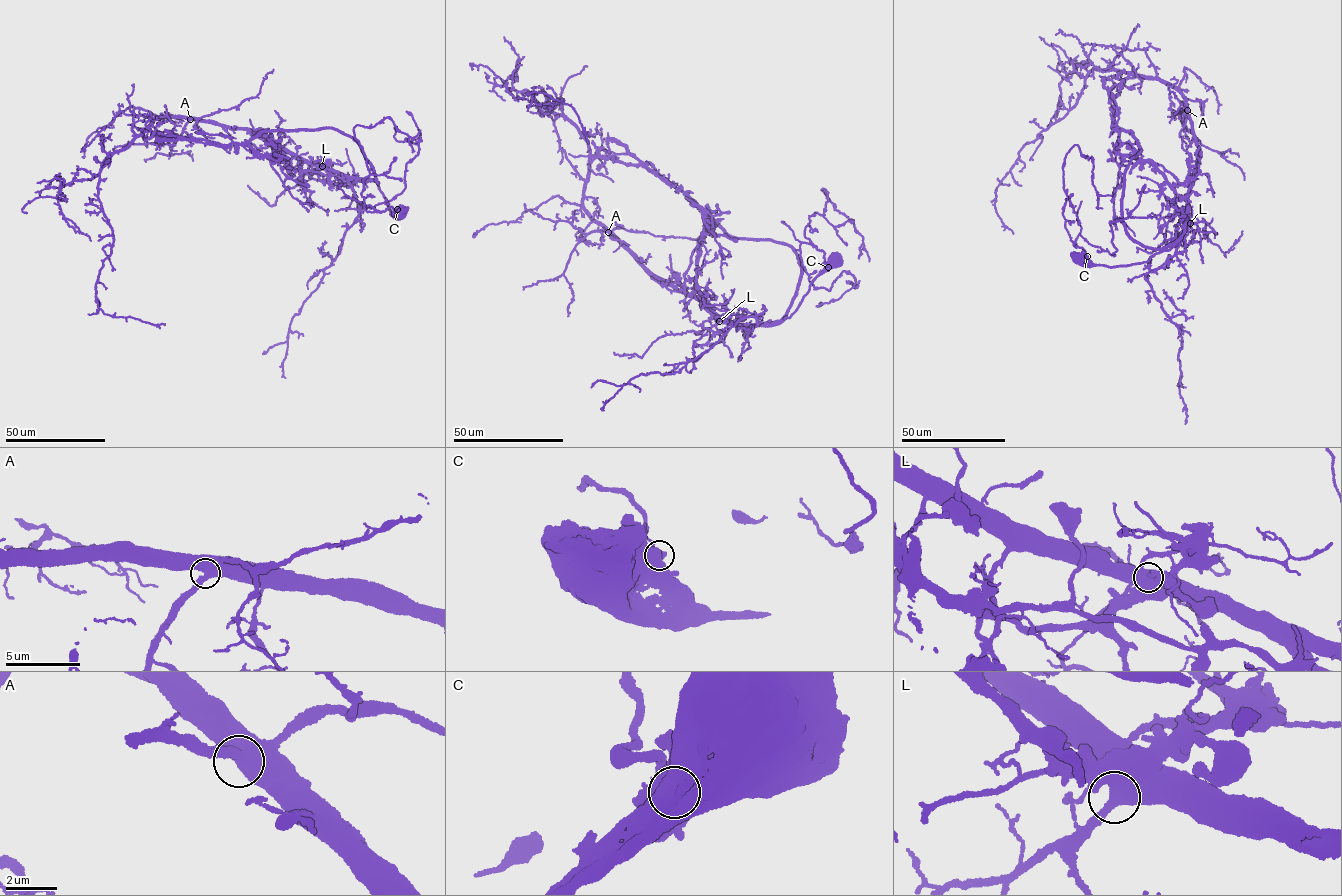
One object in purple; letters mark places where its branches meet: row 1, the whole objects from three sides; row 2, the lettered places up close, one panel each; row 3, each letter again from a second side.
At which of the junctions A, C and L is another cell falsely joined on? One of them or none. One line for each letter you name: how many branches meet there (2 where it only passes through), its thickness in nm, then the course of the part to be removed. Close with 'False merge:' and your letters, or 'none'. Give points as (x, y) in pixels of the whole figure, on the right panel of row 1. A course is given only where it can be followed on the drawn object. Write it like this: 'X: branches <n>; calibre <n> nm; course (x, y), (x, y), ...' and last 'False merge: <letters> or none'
C: branches 2; calibre 650 nm; course (1087, 256), (1071, 240), (1062, 212), (1067, 198), (1063, 165), (1075, 145), (1092, 158), (1092, 182), (1102, 208)
False merge: C

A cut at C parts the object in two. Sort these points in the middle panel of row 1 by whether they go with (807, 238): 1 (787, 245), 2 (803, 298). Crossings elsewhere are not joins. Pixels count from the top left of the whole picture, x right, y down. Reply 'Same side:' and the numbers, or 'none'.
Same side: none

